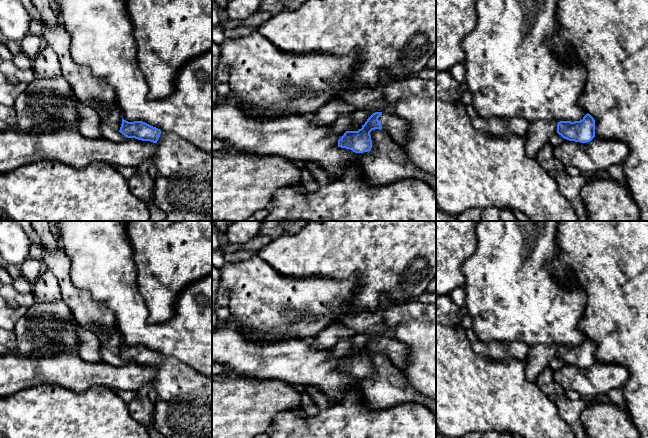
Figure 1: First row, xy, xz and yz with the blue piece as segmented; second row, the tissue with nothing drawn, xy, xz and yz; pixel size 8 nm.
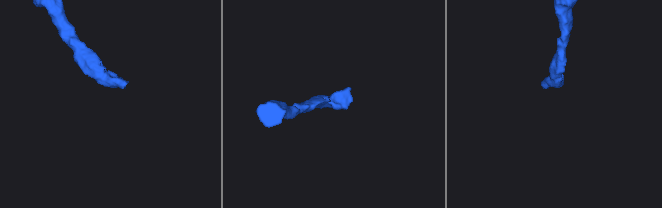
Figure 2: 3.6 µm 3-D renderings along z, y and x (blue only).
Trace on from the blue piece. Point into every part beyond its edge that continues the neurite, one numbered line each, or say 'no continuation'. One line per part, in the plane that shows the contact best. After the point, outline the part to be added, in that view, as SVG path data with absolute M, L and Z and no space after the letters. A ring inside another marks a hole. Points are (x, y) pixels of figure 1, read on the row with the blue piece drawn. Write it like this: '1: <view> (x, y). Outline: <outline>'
1: xz (396, 128). Outline: M382 112L378 118L382 130L396 143L403 145L408 139L408 123L394 114Z

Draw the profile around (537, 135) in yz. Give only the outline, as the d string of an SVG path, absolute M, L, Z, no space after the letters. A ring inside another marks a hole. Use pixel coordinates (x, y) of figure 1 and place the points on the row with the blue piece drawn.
M539 120L529 123L525 136L525 149L529 157L536 158L538 152L548 142L549 136L557 133L557 124L558 122L555 120L550 122Z

